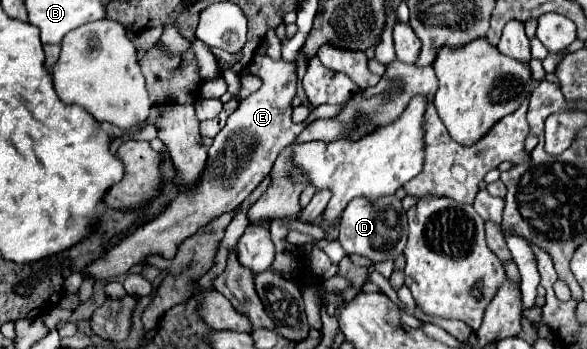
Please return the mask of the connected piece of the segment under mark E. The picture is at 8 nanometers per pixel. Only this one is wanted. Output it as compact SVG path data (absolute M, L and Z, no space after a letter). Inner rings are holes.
M255 56L249 64L249 70L263 80L263 86L249 98L241 100L239 108L227 118L227 126L219 132L209 148L207 166L203 168L199 180L189 188L181 188L165 212L157 216L157 220L153 218L123 238L119 244L109 248L105 256L93 260L83 270L85 278L103 280L123 276L135 264L141 264L153 254L171 260L187 236L193 236L199 228L209 224L209 220L235 210L261 184L261 180L269 176L279 152L293 144L293 140L303 130L303 126L291 120L293 98L297 94L297 64L283 58L271 60L269 56Z

